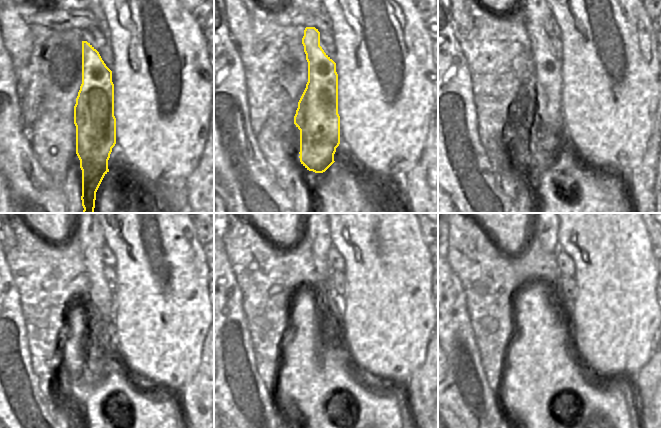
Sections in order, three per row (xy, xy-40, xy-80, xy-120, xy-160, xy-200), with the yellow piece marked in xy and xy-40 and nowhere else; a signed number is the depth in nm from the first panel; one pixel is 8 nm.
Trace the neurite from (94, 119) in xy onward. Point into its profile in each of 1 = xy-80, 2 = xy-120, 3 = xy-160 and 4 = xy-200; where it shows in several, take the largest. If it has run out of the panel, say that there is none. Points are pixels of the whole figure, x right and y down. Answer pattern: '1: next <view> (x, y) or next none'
1: next xy-80 (541, 121)
2: next xy-120 (99, 312)
3: next xy-160 (327, 306)
4: next xy-200 (549, 240)

